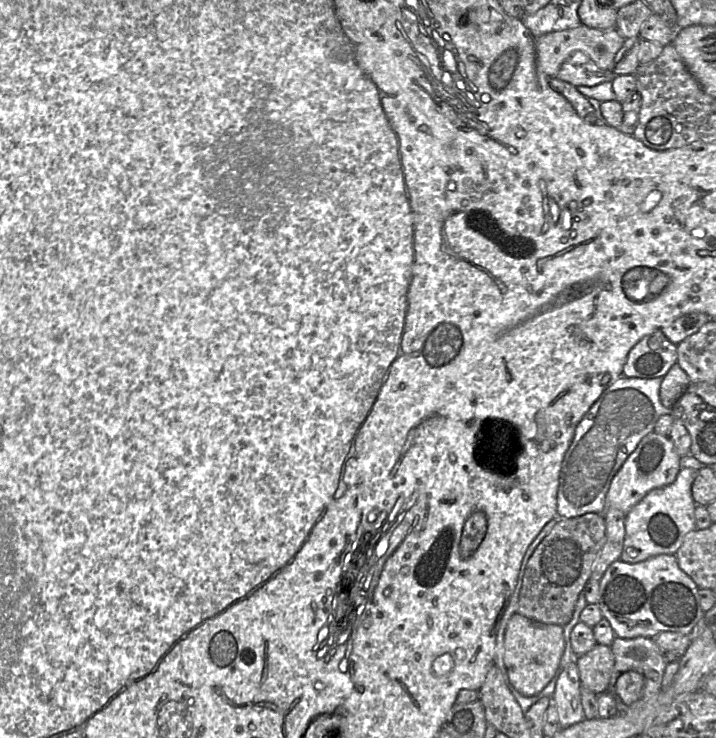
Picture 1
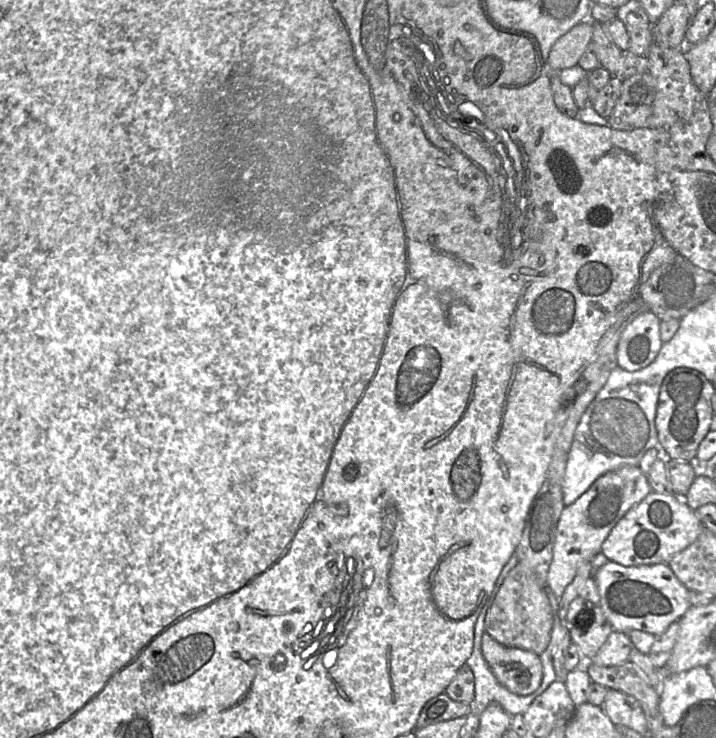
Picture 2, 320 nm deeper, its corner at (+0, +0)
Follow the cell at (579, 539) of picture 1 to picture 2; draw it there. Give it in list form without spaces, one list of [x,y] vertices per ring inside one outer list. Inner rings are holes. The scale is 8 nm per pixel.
[[[517,563],[506,575],[494,597],[485,619],[485,632],[498,643],[540,655],[549,645],[554,618],[546,594],[531,570]]]

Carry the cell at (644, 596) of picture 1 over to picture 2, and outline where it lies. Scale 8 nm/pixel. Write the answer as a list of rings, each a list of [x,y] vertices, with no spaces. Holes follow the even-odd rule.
[[[608,561],[593,574],[599,593],[599,606],[614,631],[639,630],[654,636],[662,634],[689,609],[688,590],[668,564],[626,567]]]

